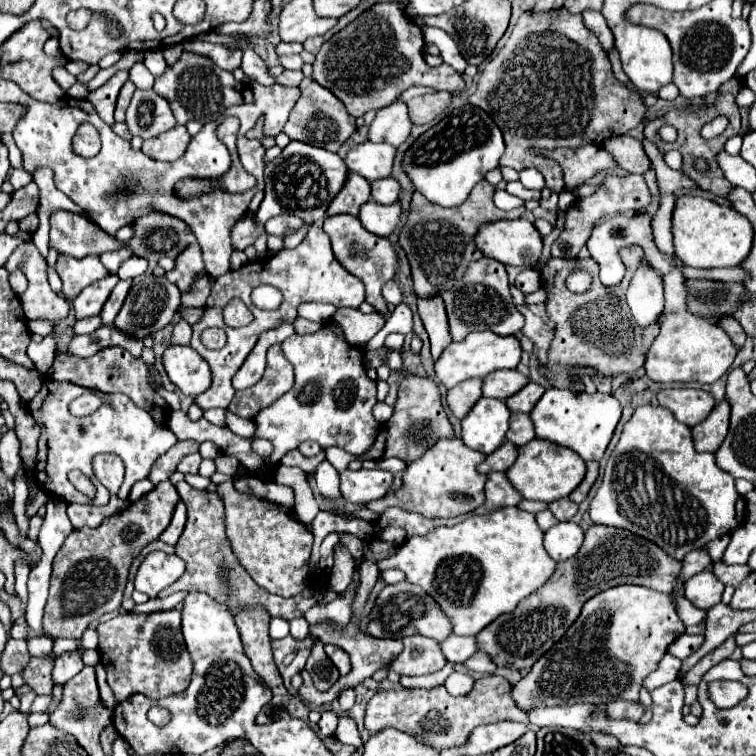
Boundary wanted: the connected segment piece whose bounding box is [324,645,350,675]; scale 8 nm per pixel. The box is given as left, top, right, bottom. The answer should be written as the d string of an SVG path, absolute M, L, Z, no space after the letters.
M326 645L324 651L332 659L332 663L338 667L340 675L348 675L350 673L350 659L348 659L346 651L342 651L340 647L334 647L334 645Z

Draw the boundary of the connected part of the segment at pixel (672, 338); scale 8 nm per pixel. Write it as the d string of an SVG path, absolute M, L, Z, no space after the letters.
M680 263L674 271L664 275L664 315L660 319L660 333L654 339L652 347L648 349L646 355L646 375L652 381L660 383L688 383L688 381L698 381L698 383L714 383L720 379L732 365L736 357L736 347L730 341L730 337L714 323L694 317L688 311L688 289L680 271Z

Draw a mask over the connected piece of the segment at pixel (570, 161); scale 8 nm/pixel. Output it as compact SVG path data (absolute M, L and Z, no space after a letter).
M584 145L580 149L556 149L556 151L546 151L546 155L562 165L568 191L582 185L596 171L616 165L612 155L604 151L604 147L596 145Z

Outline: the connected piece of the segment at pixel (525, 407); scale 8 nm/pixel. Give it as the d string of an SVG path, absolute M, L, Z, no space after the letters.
M528 383L520 393L516 393L516 395L512 395L512 397L508 397L504 403L506 403L506 407L510 409L510 411L522 411L522 413L530 413L532 411L532 407L536 405L536 401L542 397L542 393L544 393L546 389L544 387L540 387L538 383Z

